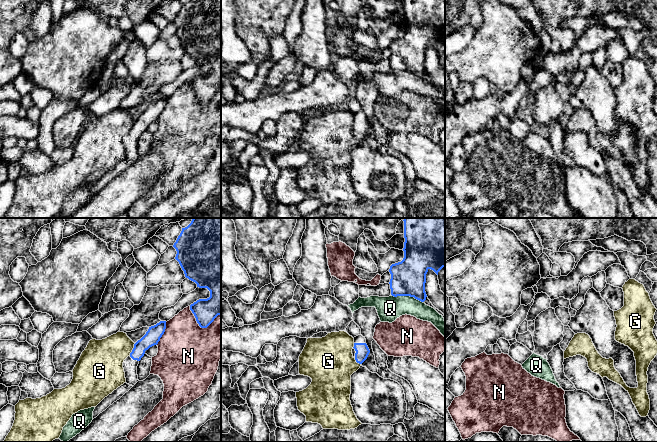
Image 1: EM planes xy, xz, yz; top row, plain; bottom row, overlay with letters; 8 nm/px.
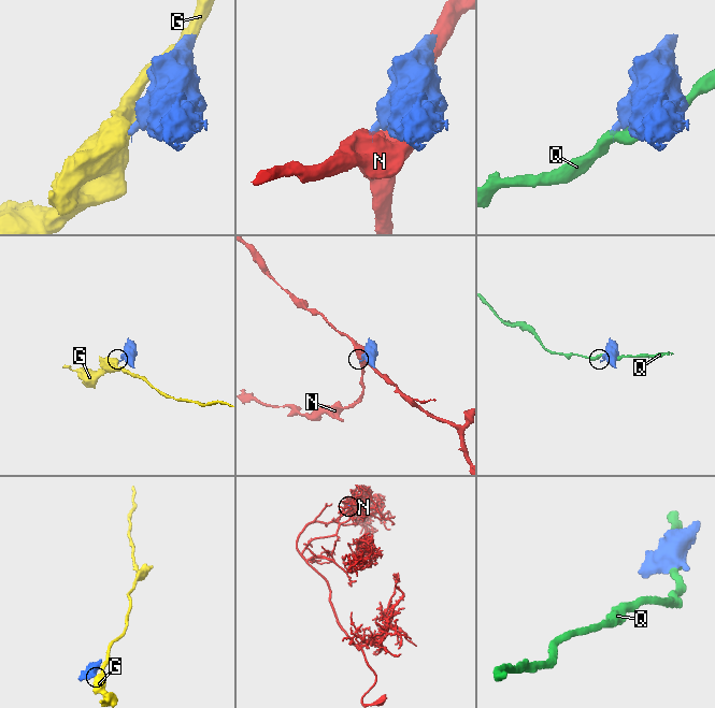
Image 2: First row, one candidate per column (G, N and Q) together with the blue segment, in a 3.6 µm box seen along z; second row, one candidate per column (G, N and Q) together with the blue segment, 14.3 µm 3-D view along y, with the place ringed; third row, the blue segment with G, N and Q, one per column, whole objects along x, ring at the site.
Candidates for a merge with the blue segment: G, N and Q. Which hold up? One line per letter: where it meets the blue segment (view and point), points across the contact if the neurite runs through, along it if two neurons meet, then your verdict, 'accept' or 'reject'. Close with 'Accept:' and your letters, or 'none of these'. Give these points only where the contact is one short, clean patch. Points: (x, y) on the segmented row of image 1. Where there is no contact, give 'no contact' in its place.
G: contact xy (133, 349); border xy (135, 343), (129, 355); reject
N: contact xy (200, 326); reject
Q: contact xz (407, 295); reject
Accept: none of these

